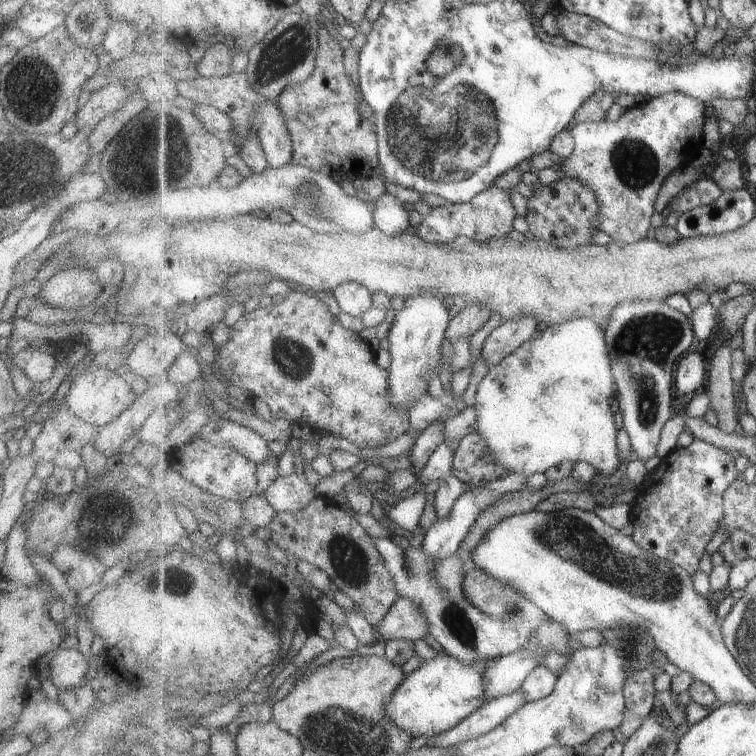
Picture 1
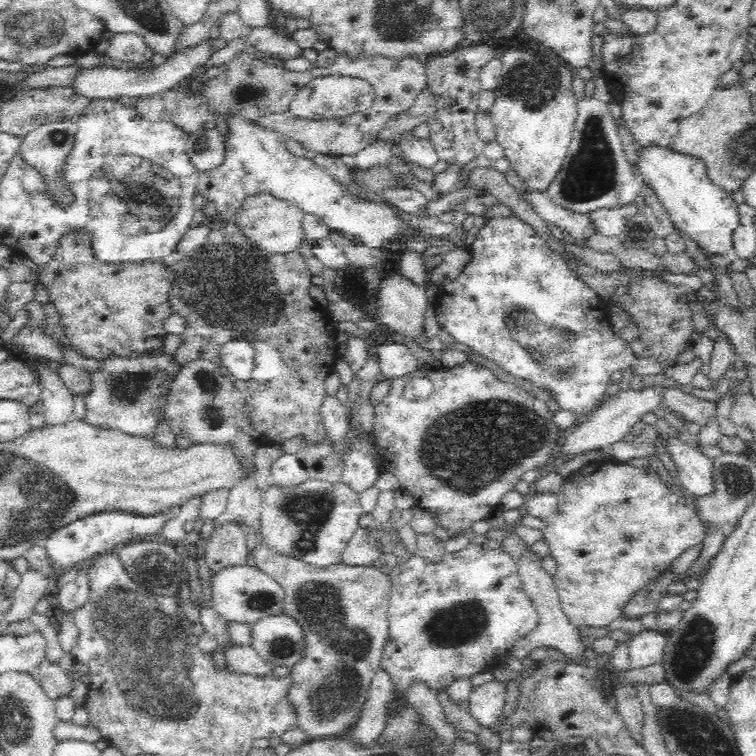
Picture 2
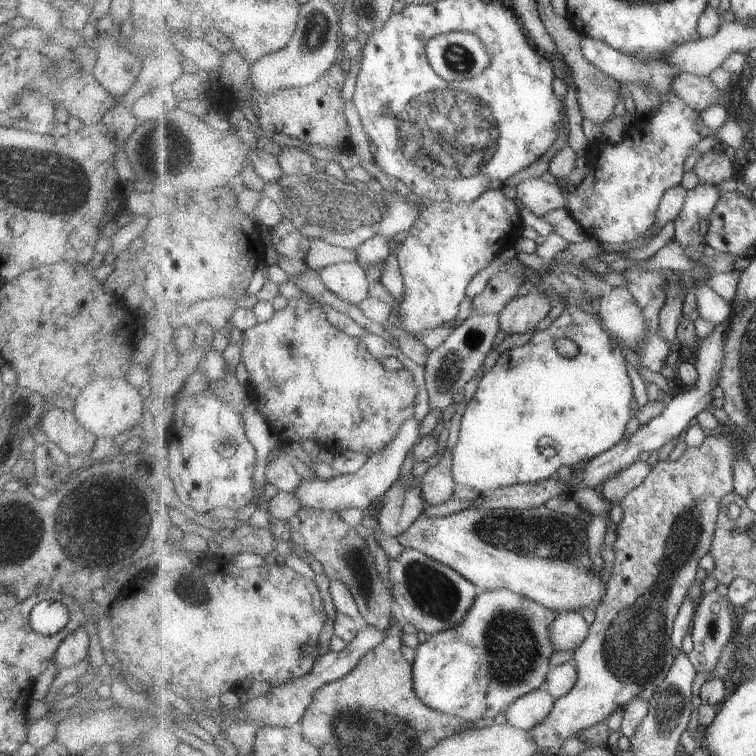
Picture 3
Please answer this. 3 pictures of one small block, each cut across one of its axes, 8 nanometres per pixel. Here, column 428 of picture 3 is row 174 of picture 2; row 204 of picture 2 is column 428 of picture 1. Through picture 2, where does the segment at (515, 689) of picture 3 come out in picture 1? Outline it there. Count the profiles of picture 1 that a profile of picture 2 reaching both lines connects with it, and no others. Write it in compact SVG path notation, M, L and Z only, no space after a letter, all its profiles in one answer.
M445 652L429 662L421 662L421 666L407 675L393 693L386 706L386 713L401 730L412 737L423 736L430 739L446 733L485 704L484 672L493 661L496 659L488 659L477 665L466 665Z

